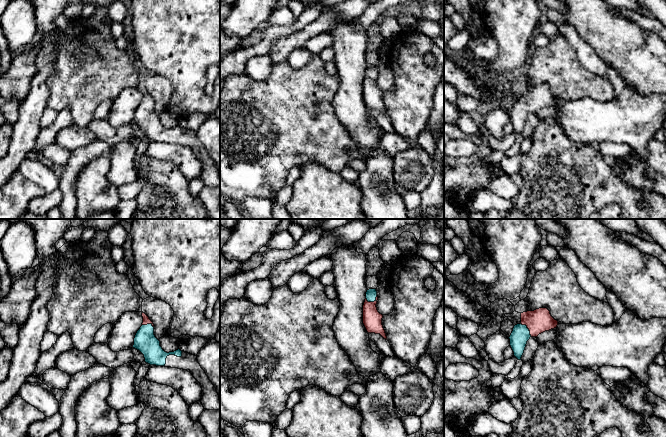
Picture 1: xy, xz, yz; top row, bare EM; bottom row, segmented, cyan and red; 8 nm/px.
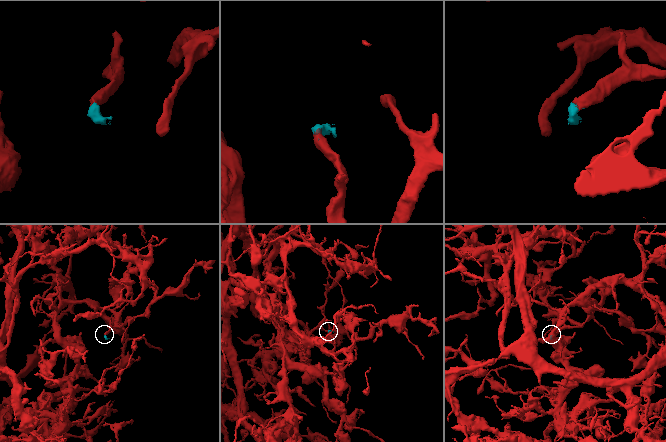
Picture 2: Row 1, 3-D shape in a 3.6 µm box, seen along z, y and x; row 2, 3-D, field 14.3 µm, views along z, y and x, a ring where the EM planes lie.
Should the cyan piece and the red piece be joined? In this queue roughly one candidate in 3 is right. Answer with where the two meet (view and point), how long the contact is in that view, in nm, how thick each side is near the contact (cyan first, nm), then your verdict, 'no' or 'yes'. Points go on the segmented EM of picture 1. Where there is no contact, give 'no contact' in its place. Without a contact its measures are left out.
yz (527, 328) | 140 nm | 150/190 nm | yes

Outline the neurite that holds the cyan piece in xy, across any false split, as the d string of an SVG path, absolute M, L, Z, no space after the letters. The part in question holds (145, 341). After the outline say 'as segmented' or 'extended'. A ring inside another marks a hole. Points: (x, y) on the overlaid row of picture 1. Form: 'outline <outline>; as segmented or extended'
outline M142 312L143 323L134 338L133 348L139 350L150 365L165 366L187 370L201 384L201 403L204 409L220 410L220 399L216 388L209 380L205 371L198 363L197 356L181 351L165 352L160 346L160 341L154 335L154 324Z; extended

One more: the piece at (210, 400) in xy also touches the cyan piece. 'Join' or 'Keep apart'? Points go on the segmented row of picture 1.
Join

